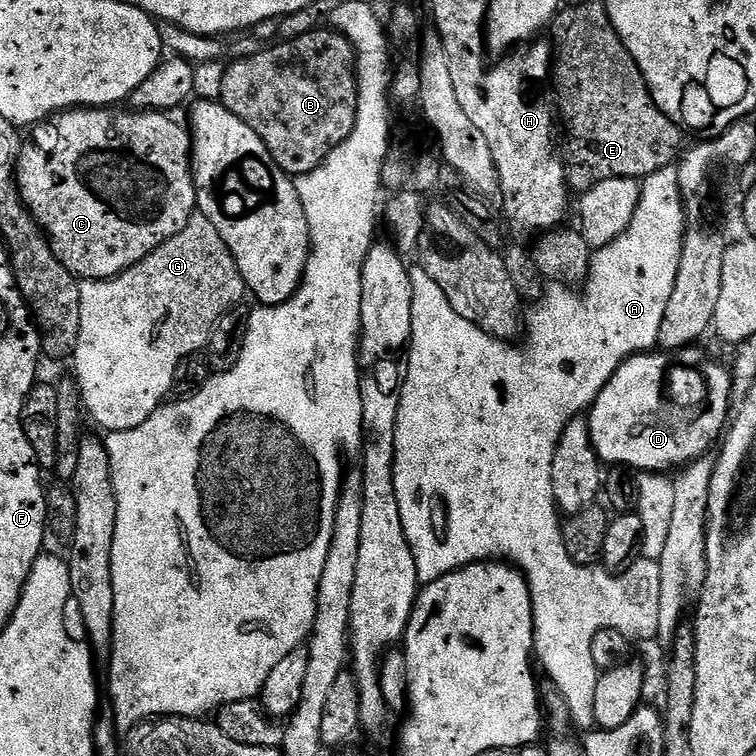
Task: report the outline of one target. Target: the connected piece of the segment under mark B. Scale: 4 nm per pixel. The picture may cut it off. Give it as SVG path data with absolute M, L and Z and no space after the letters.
M339 30L331 31L304 32L297 40L292 40L289 44L280 44L277 48L270 49L269 52L256 52L253 56L244 56L241 60L234 61L233 64L229 63L225 70L225 77L222 78L222 90L218 93L219 103L224 104L226 110L230 110L230 114L242 118L242 122L246 122L246 126L250 126L250 130L254 130L254 134L262 138L266 150L270 150L276 165L293 178L314 171L337 146L350 138L356 125L358 94L360 93L359 88L356 87L356 51L352 49L351 42Z

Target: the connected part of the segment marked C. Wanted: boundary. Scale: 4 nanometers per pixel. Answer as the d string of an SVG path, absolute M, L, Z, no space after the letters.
M111 107L106 108L73 108L65 110L33 127L31 129L32 137L23 141L20 149L20 159L16 170L16 183L20 185L20 197L24 199L24 204L28 207L32 217L36 223L44 230L44 235L48 237L48 242L51 244L56 257L62 262L62 266L66 266L66 270L72 273L73 276L79 278L81 281L86 280L110 280L113 276L122 274L130 266L134 266L138 262L142 262L142 258L146 258L158 246L162 246L162 242L166 242L170 238L174 238L174 234L178 234L185 226L186 222L190 222L190 218L197 211L196 207L196 182L192 175L192 138L187 127L184 128L180 124L175 124L171 119L171 115L162 112L137 112L135 110L127 110L128 112L116 112L120 110L113 110Z

